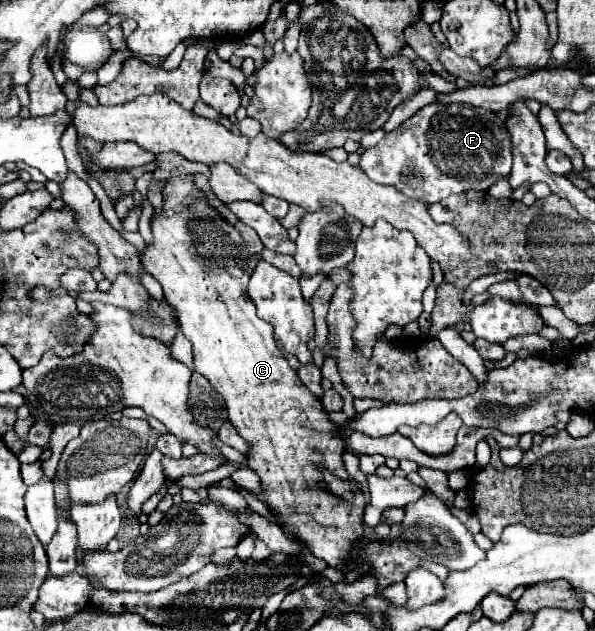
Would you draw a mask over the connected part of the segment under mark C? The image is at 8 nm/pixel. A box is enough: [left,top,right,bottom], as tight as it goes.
[141,174,363,570]

